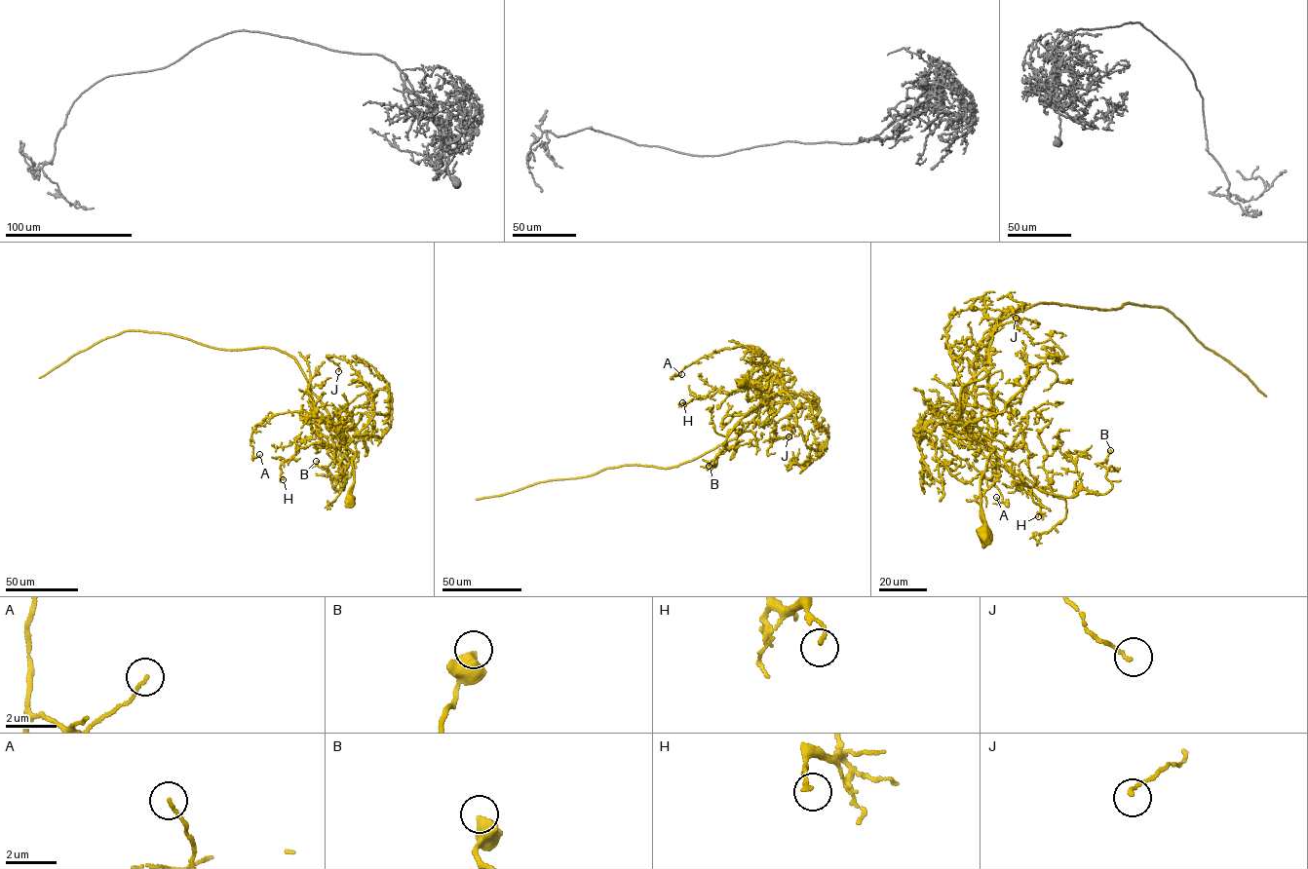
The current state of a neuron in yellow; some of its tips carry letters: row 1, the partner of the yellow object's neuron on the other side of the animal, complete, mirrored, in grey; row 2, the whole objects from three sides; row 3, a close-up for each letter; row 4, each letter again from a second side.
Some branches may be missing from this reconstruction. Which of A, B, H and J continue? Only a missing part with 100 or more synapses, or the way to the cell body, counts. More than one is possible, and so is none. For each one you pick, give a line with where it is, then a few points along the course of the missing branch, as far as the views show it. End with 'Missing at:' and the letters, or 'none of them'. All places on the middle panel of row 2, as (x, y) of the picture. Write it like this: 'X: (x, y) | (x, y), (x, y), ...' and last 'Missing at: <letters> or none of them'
Missing at: none of them

